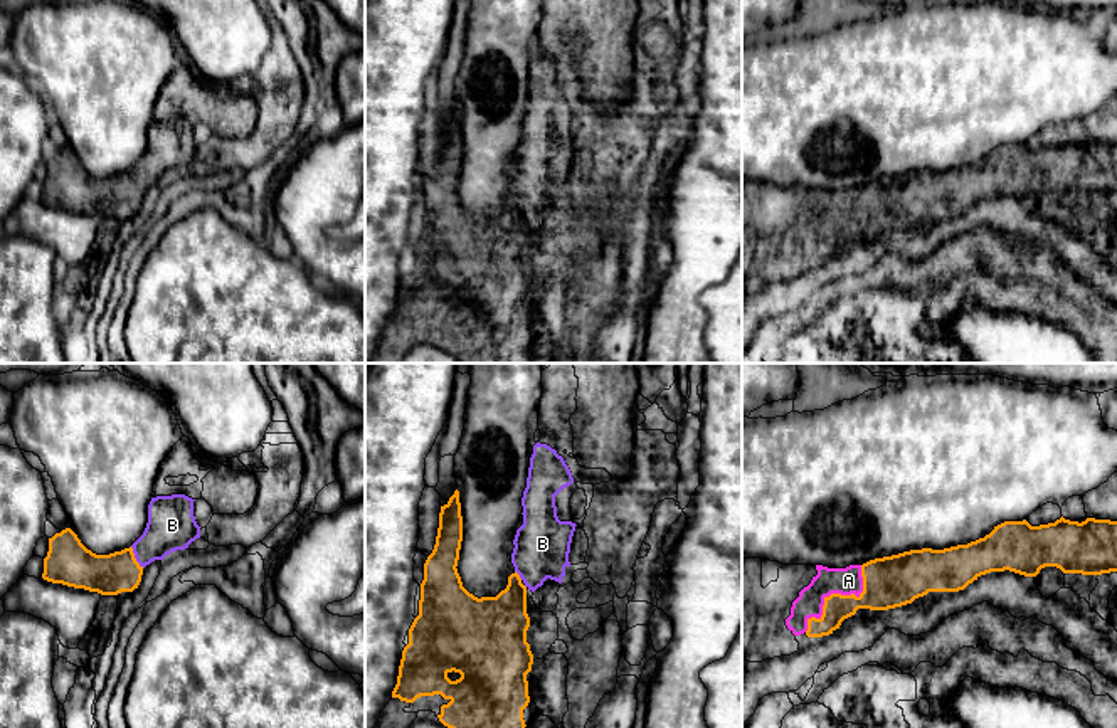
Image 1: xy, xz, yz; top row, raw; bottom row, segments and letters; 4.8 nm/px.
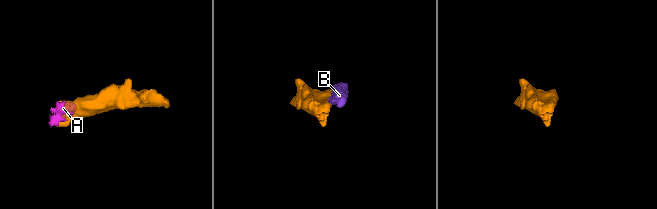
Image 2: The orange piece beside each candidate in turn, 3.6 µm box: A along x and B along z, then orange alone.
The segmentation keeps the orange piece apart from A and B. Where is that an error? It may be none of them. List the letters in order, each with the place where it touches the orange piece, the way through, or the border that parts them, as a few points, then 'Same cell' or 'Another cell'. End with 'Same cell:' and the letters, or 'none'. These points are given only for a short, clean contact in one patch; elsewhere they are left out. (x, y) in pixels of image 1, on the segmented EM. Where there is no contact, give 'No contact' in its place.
A: Touches orange at yz (836, 594). Same cell
B: Touches orange at xy (133, 557). Path across: xy (118, 572), (133, 557), (150, 547), (172, 525). Same cell
Same cell: A, B

